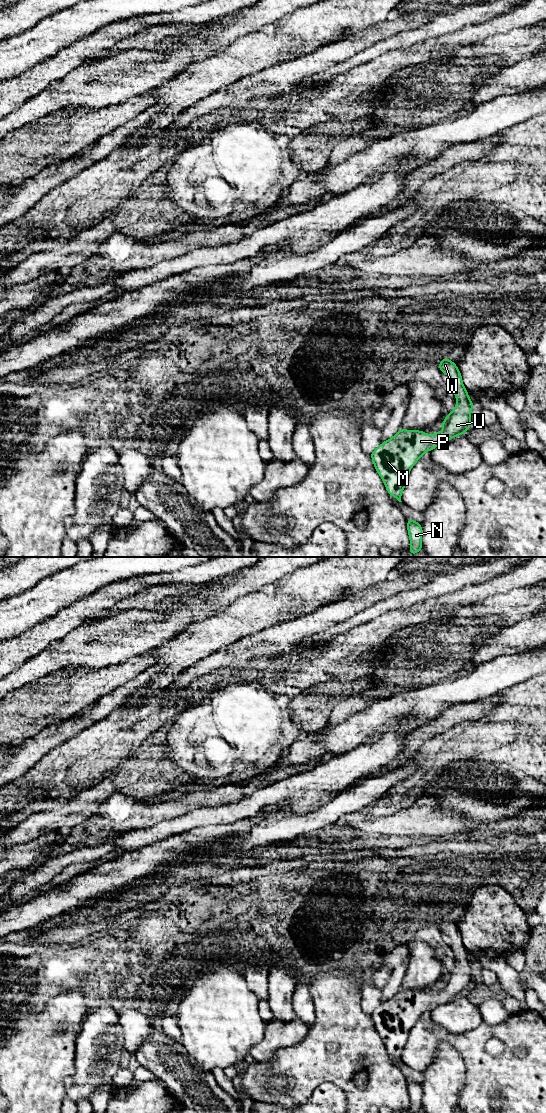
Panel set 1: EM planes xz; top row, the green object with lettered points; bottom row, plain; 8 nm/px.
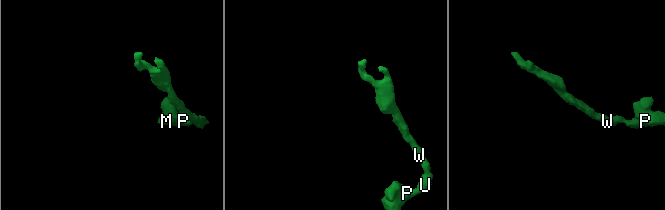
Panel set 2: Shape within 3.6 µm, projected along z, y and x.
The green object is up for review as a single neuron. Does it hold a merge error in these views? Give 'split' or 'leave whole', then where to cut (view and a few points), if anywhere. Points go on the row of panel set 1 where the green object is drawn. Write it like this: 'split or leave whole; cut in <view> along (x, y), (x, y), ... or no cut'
leave whole; no cut

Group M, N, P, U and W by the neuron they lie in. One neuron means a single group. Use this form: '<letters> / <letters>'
M N P U W

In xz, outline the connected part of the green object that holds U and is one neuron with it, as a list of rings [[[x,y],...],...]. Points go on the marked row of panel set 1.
[[[444,356],[438,366],[443,374],[451,378],[452,390],[457,400],[454,410],[446,414],[441,424],[443,432],[428,435],[419,430],[400,429],[391,439],[382,442],[370,454],[387,492],[399,502],[402,502],[401,494],[409,472],[421,456],[451,438],[466,433],[472,426],[470,416],[475,404],[469,399],[457,365]]]

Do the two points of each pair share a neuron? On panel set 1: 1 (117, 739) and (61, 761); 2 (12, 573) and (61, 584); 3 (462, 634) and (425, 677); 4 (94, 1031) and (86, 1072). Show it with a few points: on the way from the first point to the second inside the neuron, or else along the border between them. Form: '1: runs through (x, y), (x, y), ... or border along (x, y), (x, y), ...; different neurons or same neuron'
1: runs through (103, 747), (94, 751), (75, 753); same neuron
2: border along (62, 570), (39, 580), (32, 587), (21, 593); different neurons
3: runs through (451, 643), (429, 666); same neuron
4: runs through (94, 1041), (94, 1058), (92, 1062); same neuron

